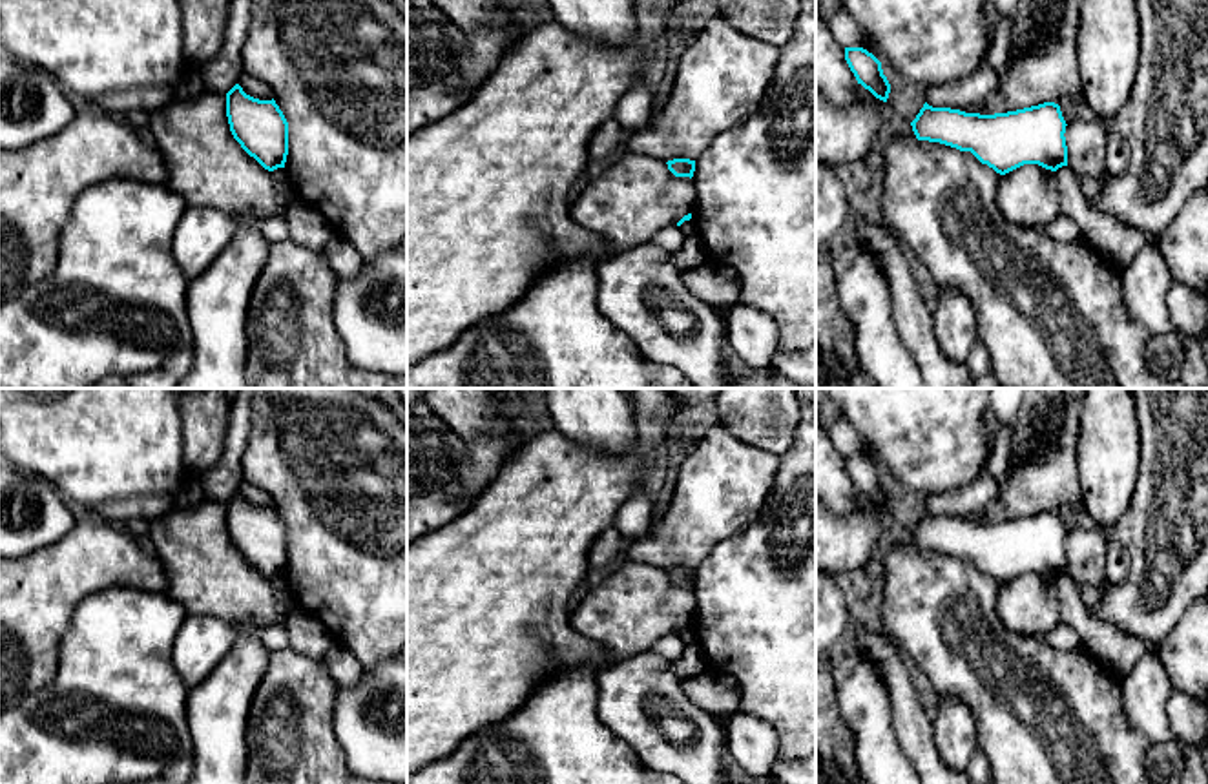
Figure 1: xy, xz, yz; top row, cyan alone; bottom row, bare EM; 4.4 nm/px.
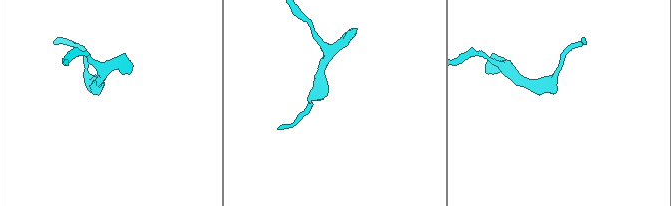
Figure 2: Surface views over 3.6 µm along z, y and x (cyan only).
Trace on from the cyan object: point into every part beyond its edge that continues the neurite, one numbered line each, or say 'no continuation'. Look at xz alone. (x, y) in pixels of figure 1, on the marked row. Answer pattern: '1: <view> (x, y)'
no continuation

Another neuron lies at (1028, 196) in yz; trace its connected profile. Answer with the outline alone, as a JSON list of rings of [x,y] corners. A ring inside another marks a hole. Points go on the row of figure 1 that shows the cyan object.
[[[1024,164],[1000,175],[995,202],[1005,221],[1044,230],[1060,215],[1057,173],[1038,164]]]

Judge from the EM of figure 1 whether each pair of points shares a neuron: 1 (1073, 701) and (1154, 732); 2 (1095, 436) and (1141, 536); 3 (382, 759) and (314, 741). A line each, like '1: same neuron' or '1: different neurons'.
1: different neurons
2: different neurons
3: different neurons

